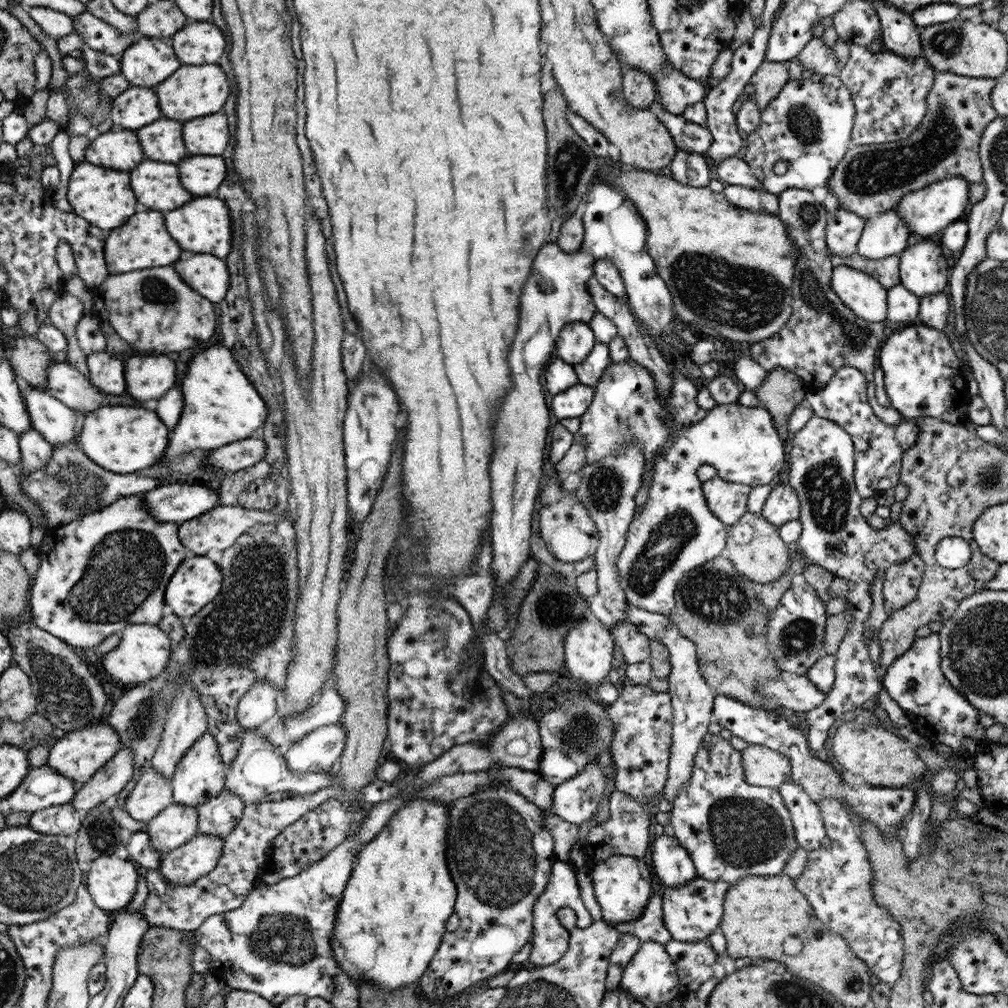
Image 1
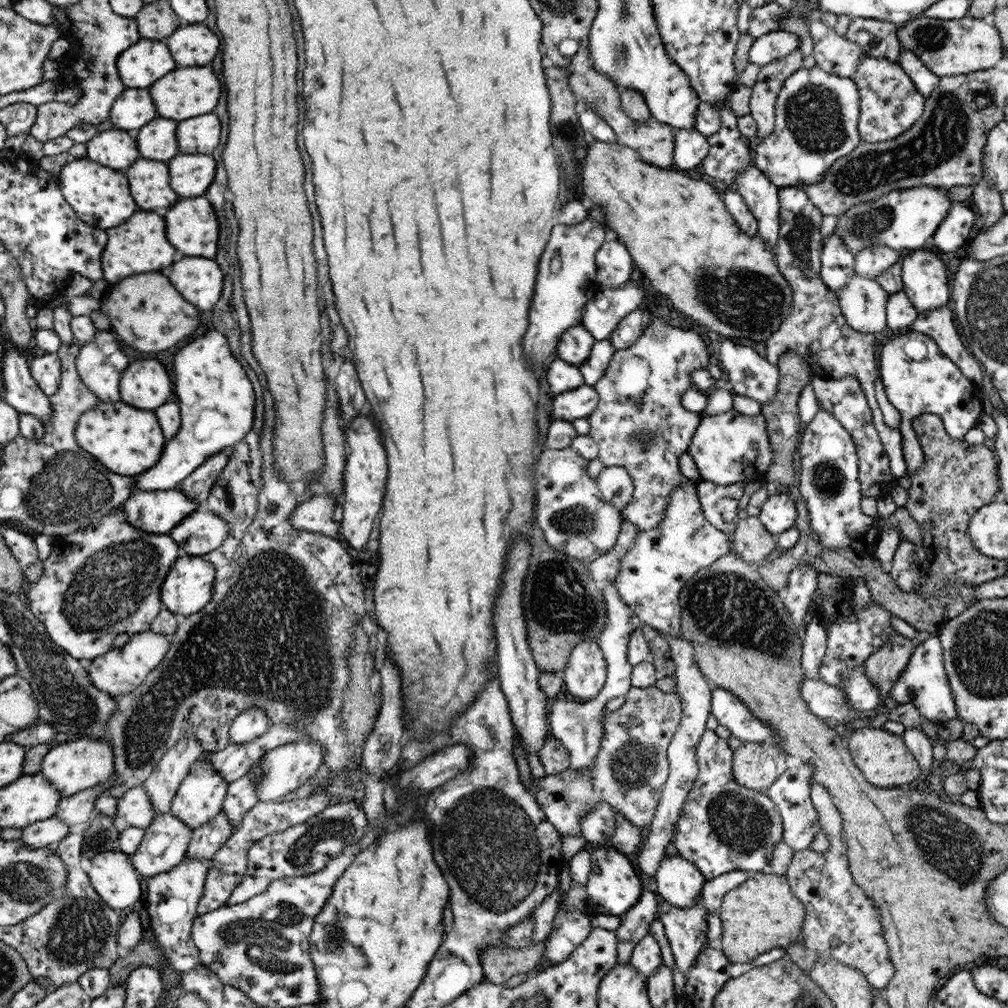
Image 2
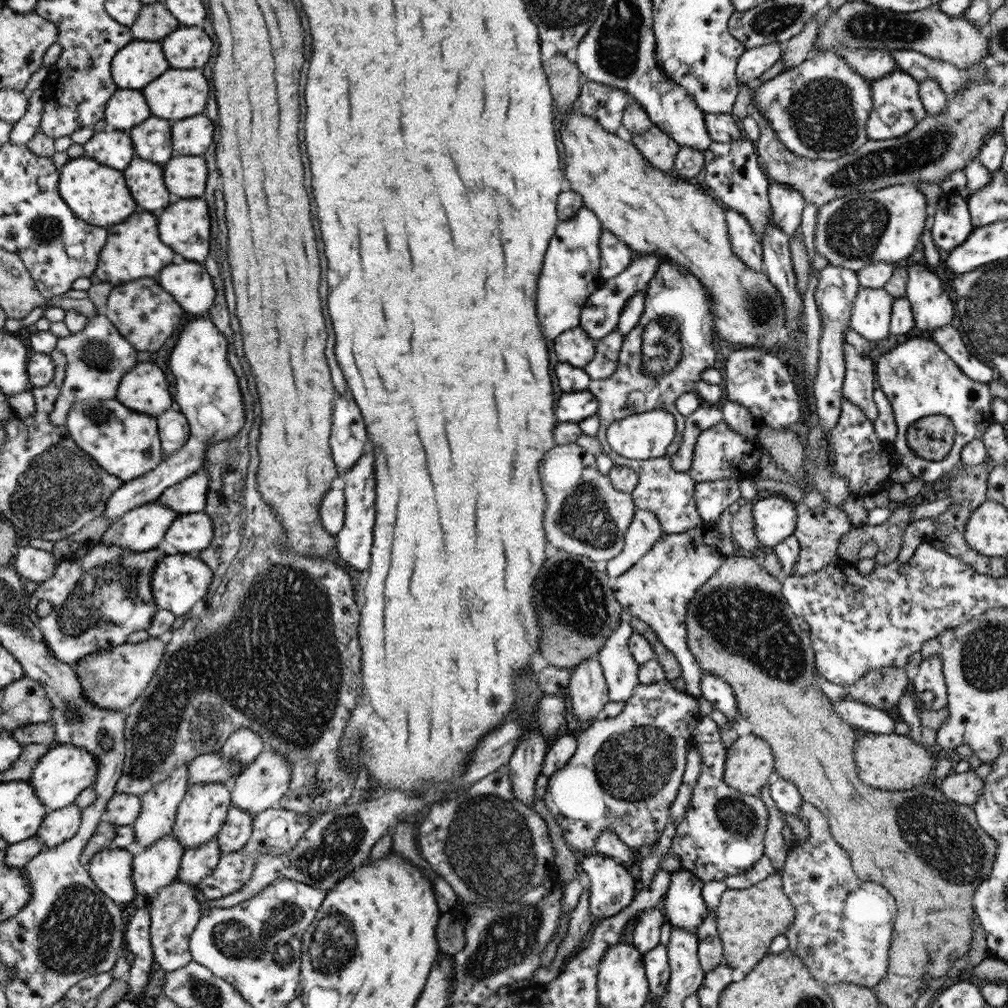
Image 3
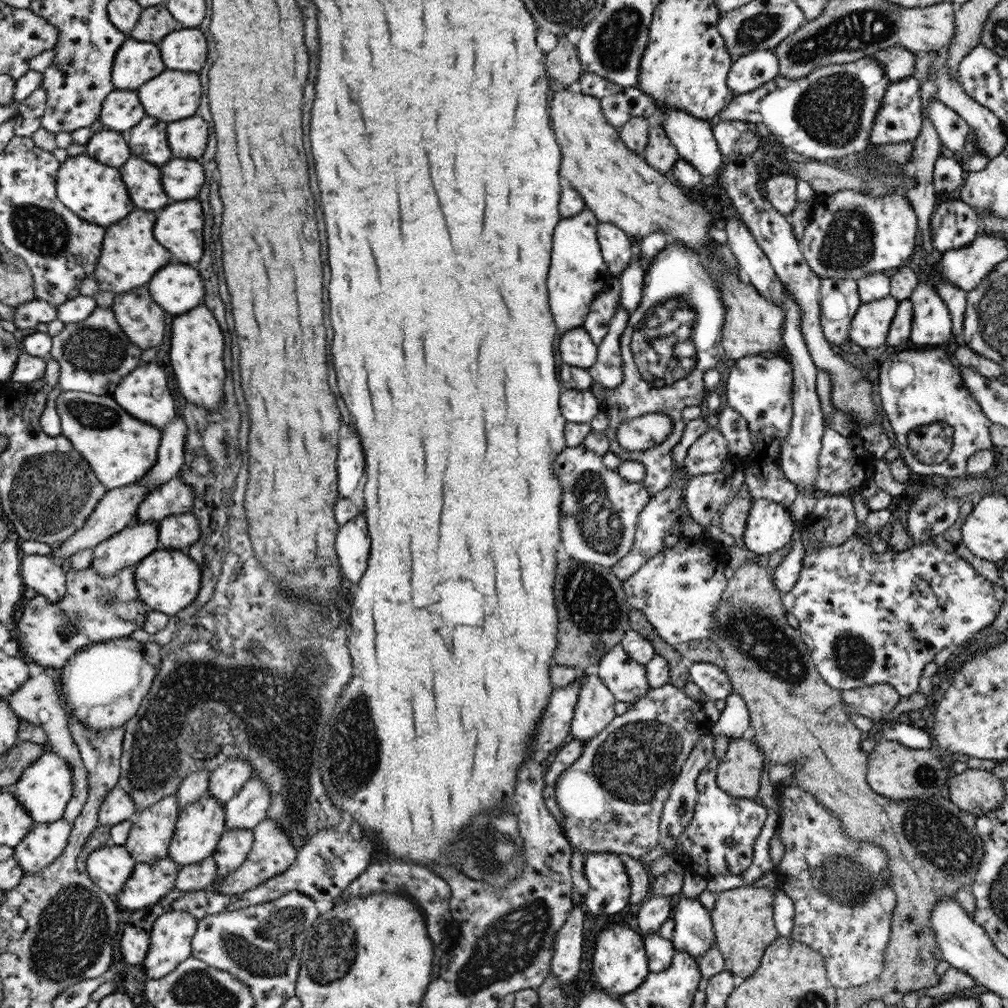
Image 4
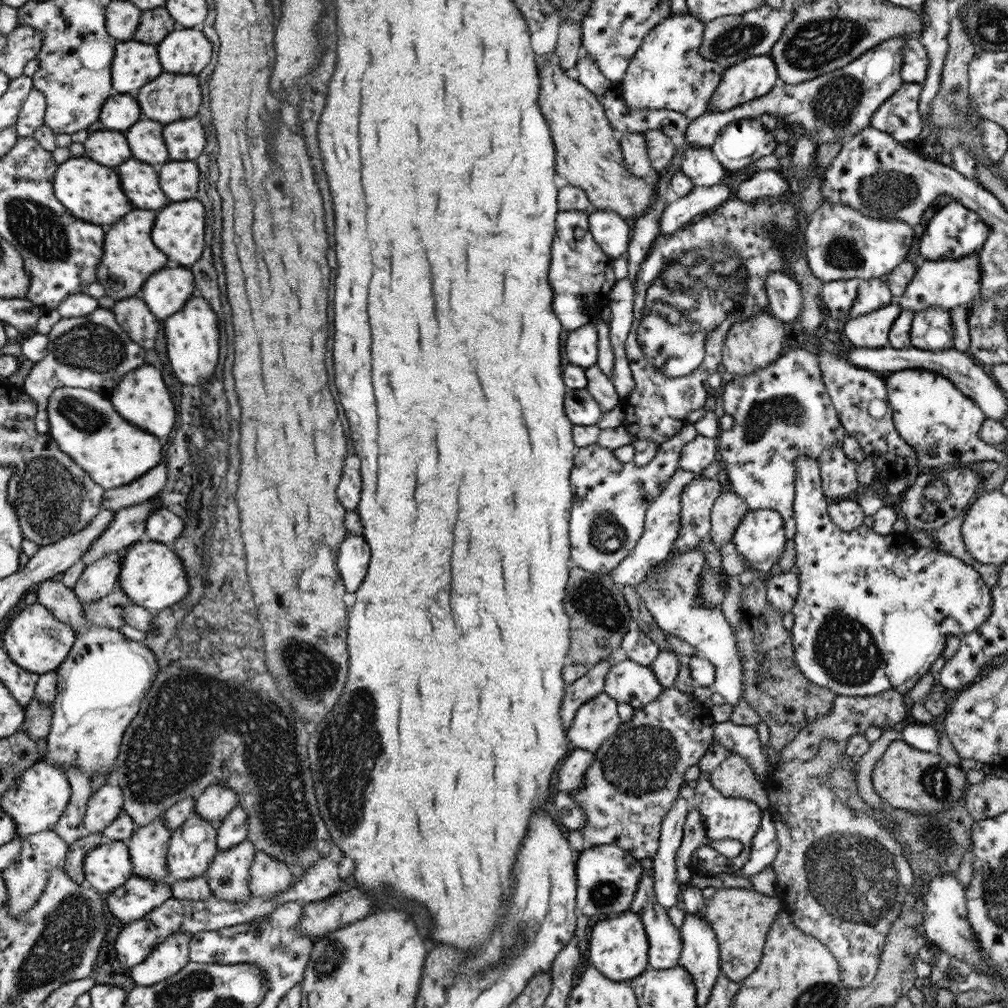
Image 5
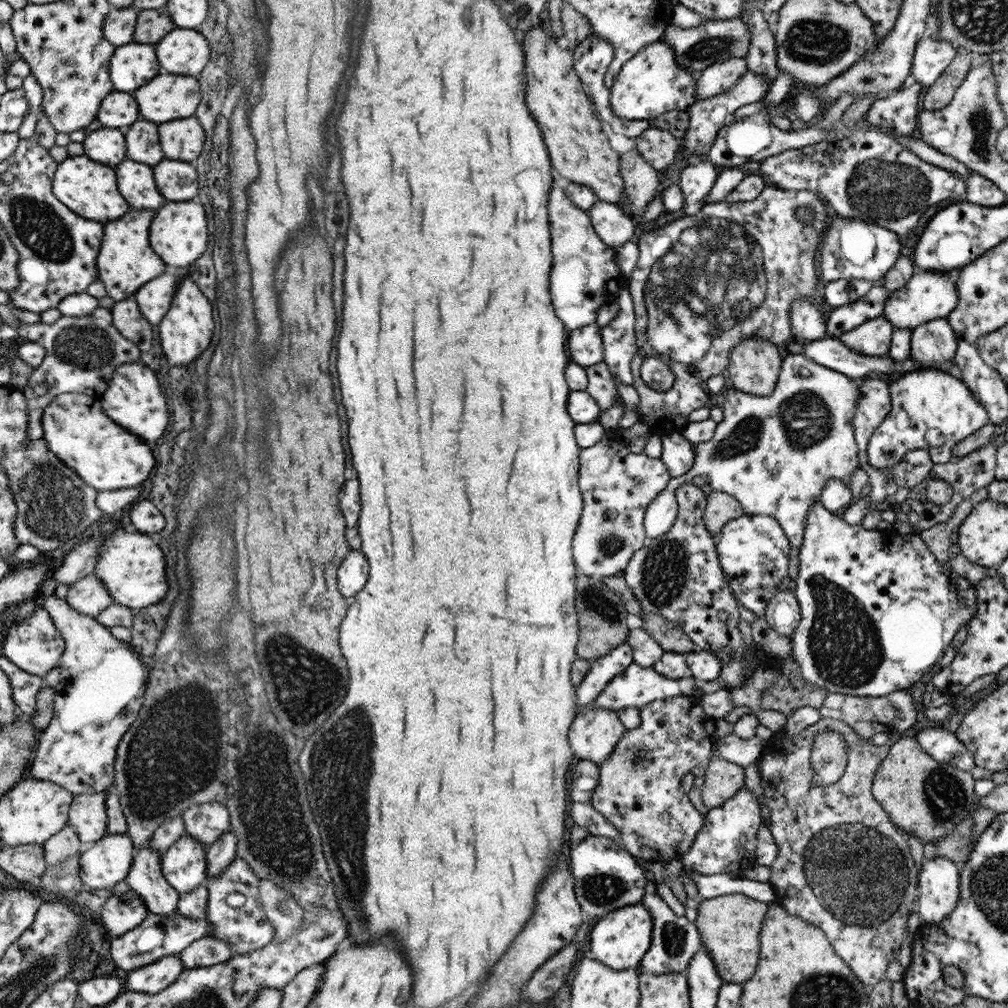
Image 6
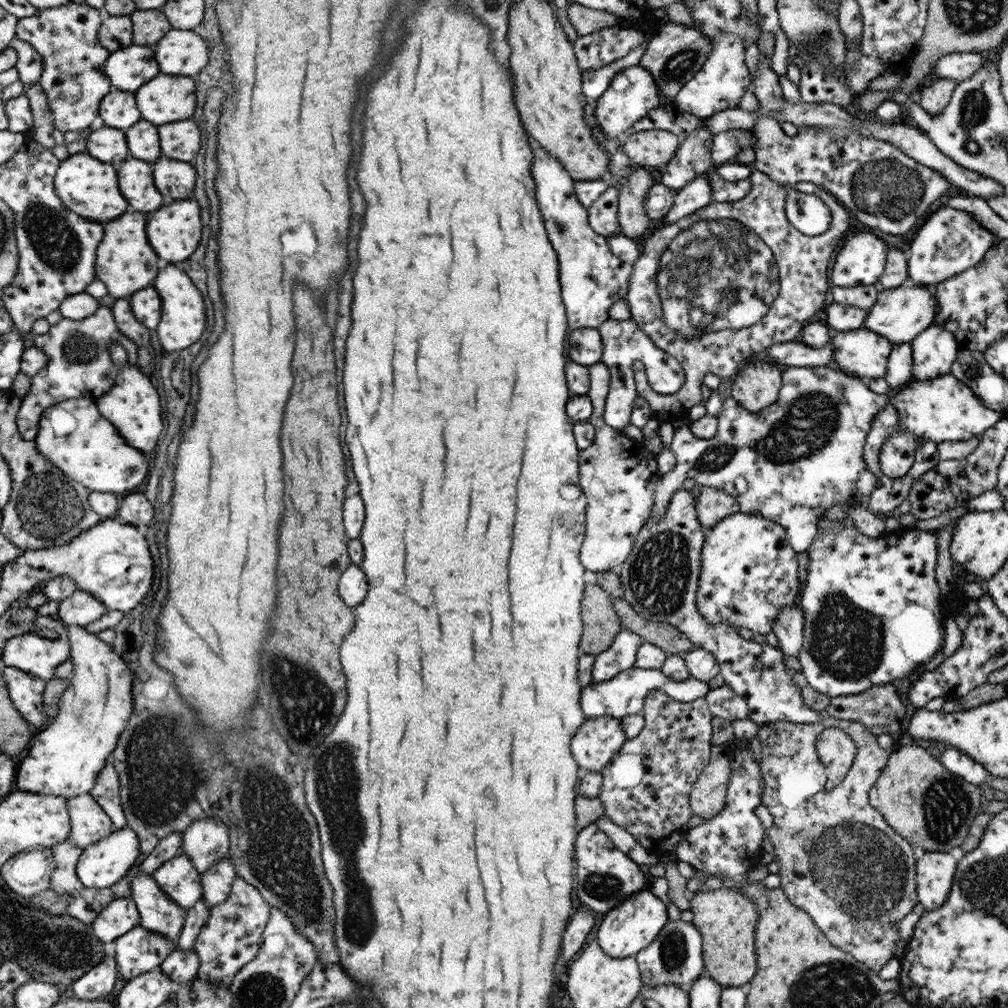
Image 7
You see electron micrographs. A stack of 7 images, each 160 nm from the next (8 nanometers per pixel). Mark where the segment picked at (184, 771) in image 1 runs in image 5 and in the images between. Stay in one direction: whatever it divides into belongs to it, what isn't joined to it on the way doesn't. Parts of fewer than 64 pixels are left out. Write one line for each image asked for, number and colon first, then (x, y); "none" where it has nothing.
2: (201, 796)
3: (203, 811)
4: (200, 824)
5: (192, 847)

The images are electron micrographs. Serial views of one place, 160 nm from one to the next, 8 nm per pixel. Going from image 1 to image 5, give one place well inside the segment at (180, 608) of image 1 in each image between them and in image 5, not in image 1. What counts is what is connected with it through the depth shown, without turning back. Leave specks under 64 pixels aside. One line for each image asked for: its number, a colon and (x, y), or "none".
2: (189, 586)
3: (180, 580)
4: (168, 580)
5: (151, 575)

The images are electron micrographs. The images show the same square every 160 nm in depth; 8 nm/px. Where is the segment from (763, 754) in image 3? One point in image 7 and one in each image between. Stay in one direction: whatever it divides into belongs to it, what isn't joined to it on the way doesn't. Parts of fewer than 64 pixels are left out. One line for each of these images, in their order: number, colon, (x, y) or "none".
4: (738, 774)
5: (734, 777)
6: (723, 779)
7: (707, 798)

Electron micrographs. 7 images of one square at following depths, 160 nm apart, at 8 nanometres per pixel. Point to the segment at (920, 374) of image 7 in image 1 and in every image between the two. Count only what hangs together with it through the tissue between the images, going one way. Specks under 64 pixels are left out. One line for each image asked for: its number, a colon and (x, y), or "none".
1: (923, 268)
2: (925, 279)
3: (931, 305)
4: (931, 325)
5: (932, 330)
6: (934, 342)

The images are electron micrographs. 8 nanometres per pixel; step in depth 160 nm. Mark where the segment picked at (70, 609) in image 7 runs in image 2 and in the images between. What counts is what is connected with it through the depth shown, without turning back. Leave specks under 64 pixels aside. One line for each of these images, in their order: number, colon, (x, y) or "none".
2: (158, 512)
3: (142, 529)
4: (127, 548)
5: (98, 580)
6: (88, 596)

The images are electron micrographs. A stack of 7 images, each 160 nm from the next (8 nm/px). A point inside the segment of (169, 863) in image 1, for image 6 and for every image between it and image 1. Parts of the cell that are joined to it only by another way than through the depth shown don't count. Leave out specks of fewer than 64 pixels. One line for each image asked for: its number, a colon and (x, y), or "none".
2: (173, 897)
3: (176, 911)
4: (173, 932)
5: (171, 956)
6: (154, 978)

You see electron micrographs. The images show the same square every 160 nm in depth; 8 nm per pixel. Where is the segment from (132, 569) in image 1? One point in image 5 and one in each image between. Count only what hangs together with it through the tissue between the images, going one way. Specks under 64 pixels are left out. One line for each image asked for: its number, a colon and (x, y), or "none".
2: (101, 581)
3: (98, 601)
4: (95, 608)
5: (39, 642)

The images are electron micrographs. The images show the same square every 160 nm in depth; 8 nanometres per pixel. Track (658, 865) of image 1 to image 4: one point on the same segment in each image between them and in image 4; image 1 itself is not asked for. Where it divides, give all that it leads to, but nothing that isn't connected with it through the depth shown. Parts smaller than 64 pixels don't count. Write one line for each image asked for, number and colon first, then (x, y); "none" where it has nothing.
2: (679, 882)
3: (683, 906)
4: (693, 933)

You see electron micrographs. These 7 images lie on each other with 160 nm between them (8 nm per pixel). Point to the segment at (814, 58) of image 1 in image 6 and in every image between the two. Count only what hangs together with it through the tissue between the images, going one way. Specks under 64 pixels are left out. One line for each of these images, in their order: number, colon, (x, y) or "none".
2: (835, 54)
3: (873, 64)
4: (898, 63)
5: (914, 58)
6: (932, 56)

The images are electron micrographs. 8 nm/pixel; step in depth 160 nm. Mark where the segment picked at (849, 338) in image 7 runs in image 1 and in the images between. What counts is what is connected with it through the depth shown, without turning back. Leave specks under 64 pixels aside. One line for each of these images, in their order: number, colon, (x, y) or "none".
1: (862, 294)
2: (863, 301)
3: (871, 311)
4: (869, 328)
5: (872, 330)
6: (873, 338)

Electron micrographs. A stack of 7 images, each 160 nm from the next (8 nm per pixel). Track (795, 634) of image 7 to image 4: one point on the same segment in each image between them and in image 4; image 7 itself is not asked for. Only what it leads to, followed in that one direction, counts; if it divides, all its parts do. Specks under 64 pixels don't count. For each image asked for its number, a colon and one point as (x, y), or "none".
4: (785, 575)
5: (782, 587)
6: (783, 614)

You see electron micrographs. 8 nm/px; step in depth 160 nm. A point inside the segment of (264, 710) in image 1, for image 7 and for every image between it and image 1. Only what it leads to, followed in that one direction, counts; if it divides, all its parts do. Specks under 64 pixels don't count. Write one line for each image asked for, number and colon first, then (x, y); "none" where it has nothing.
2: (251, 723)
3: (243, 747)
4: (225, 782)
5: (215, 803)
6: (206, 823)
7: (205, 842)

